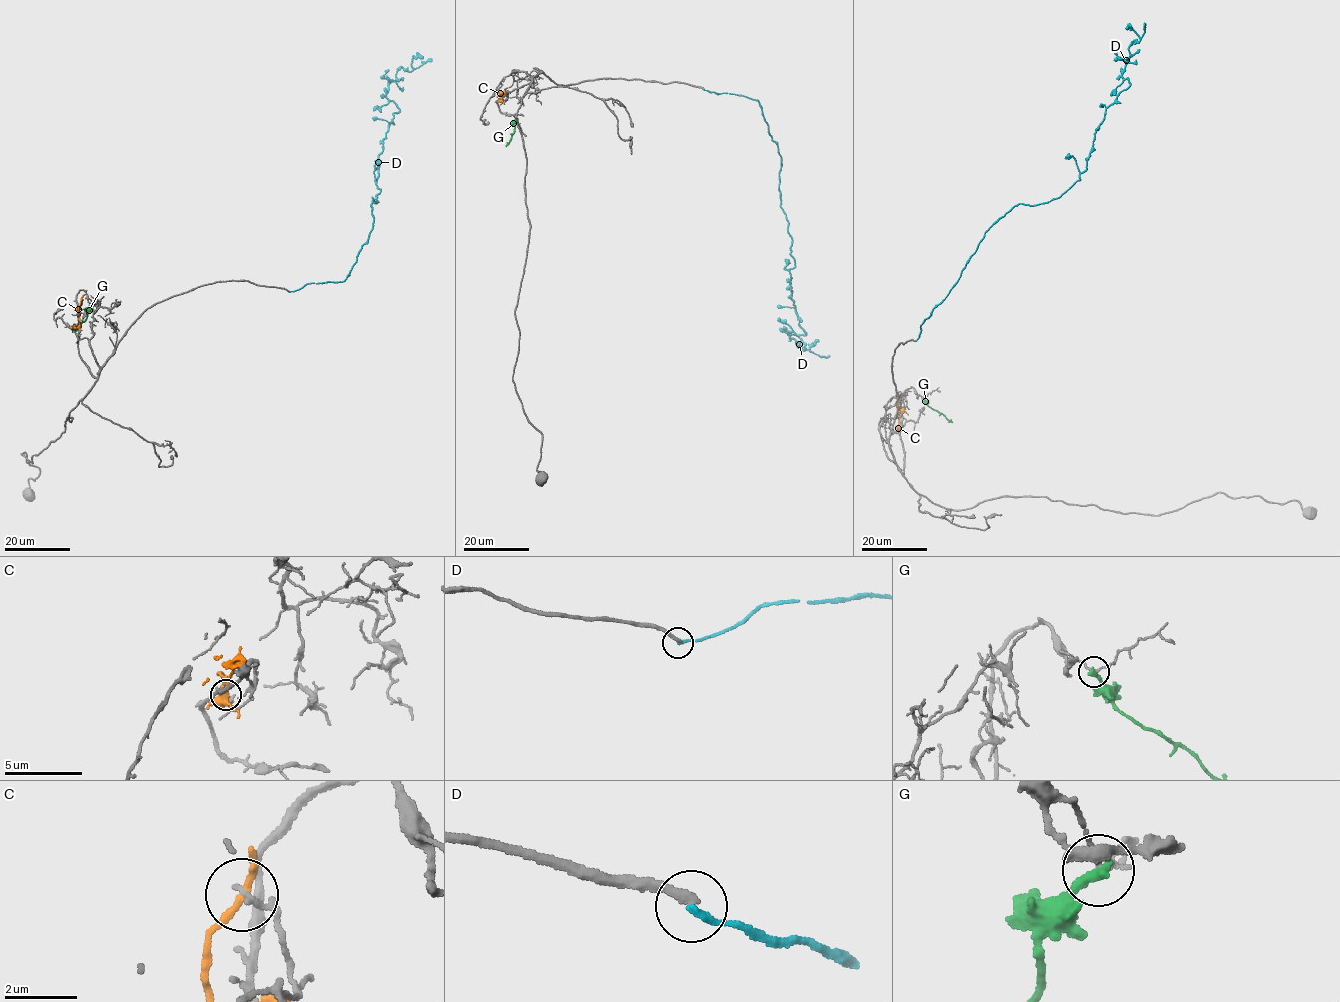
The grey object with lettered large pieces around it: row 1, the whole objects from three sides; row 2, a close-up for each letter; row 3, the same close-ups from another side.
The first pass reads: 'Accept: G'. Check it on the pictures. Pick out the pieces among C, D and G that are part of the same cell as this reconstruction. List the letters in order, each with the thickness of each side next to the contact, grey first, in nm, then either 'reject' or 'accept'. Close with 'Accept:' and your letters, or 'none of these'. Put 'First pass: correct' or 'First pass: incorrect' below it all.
C: calibres 150 and 190 nm; reject
D: calibres 240 and 200 nm; reject
G: calibres 90 and 340 nm; reject
Accept: none of these
First pass: incorrect

